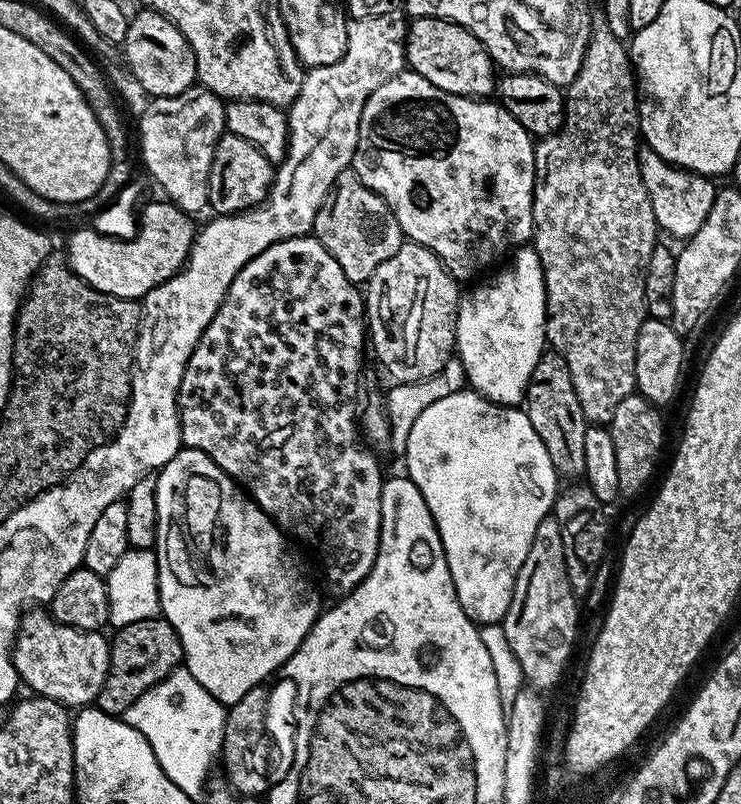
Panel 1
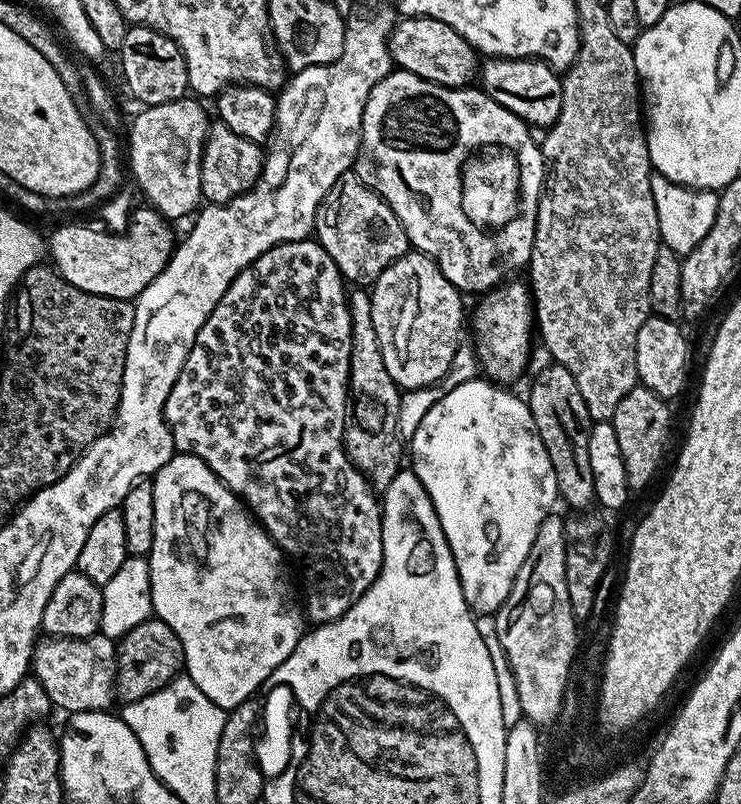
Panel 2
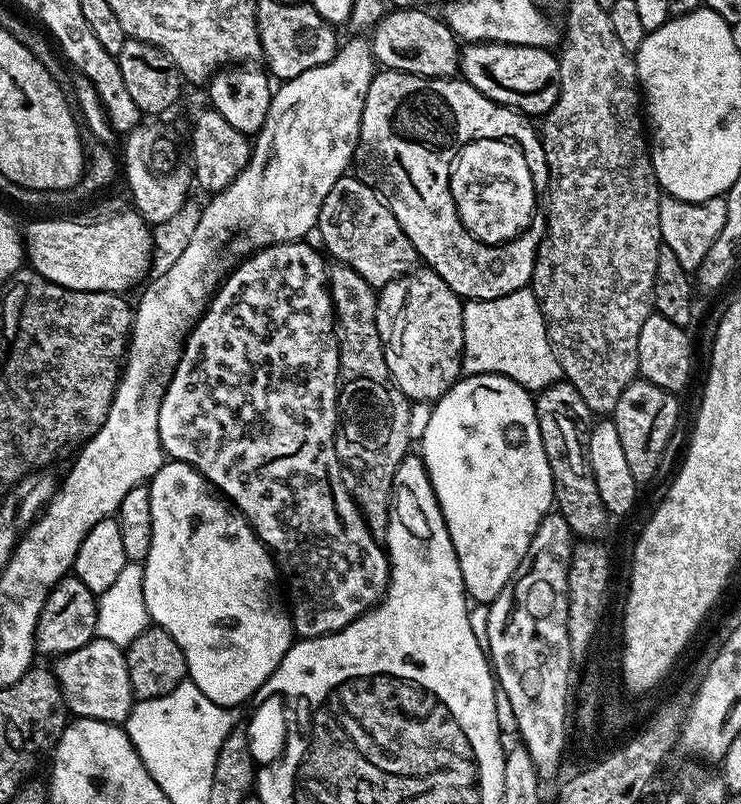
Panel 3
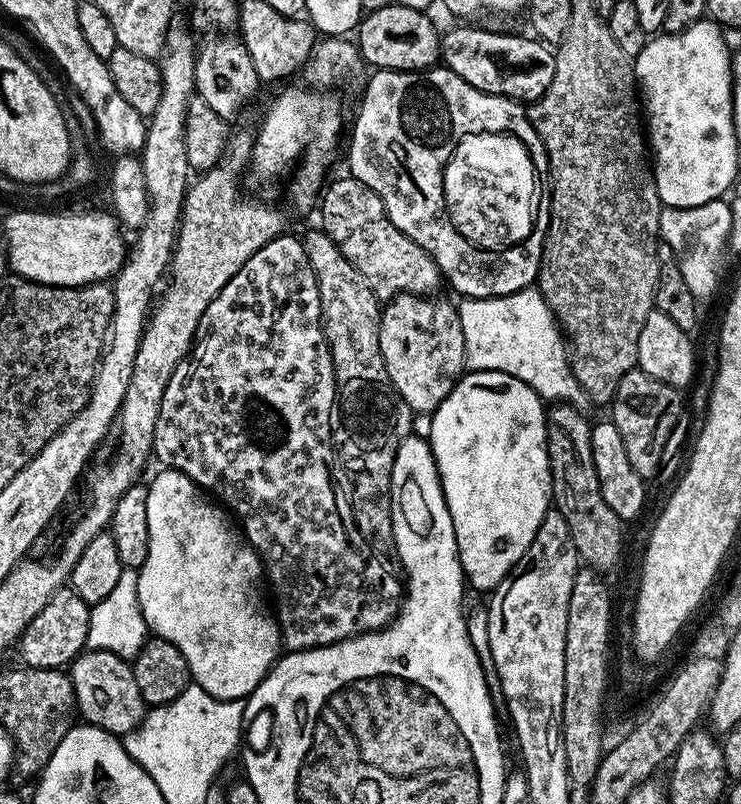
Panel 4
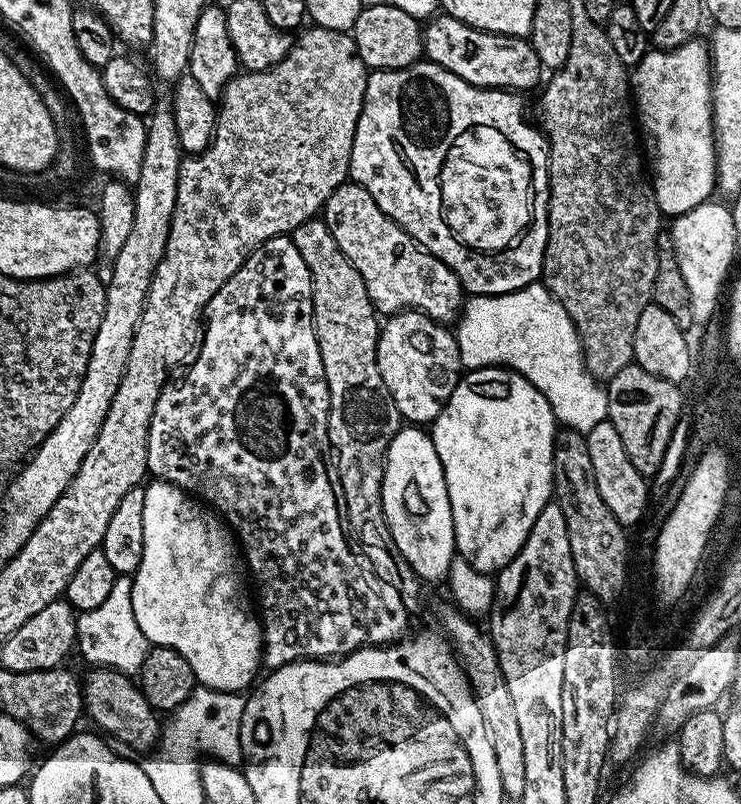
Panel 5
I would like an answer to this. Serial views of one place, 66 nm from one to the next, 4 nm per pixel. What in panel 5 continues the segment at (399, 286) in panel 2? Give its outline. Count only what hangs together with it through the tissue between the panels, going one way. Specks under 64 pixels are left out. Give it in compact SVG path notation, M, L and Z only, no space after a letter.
M409 310L398 312L383 321L380 329L380 341L377 344L377 364L386 387L393 395L403 419L412 426L428 426L442 414L448 405L450 394L454 394L456 383L462 379L460 362L460 342L456 339L453 329L432 320L425 312Z

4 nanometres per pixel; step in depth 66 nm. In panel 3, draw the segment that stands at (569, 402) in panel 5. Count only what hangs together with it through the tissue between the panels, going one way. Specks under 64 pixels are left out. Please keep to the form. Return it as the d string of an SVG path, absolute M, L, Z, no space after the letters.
M531 290L511 292L509 296L497 300L467 301L462 314L462 338L468 346L468 368L472 368L472 376L496 372L518 382L533 394L539 394L543 388L548 388L561 379L560 363L556 351L552 349L548 327L544 325L544 315L540 313L540 303Z

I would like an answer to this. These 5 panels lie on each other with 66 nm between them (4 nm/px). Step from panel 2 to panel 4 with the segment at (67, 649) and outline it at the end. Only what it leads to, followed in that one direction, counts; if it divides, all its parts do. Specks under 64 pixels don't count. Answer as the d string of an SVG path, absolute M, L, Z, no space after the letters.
M96 648L93 652L85 650L72 661L70 675L74 686L74 694L76 695L77 713L87 723L111 732L113 736L124 738L127 737L129 732L135 732L136 727L144 721L146 705L142 694L138 694L138 682L134 682L134 670L131 663L127 659L124 661L118 653L107 652L104 648Z

